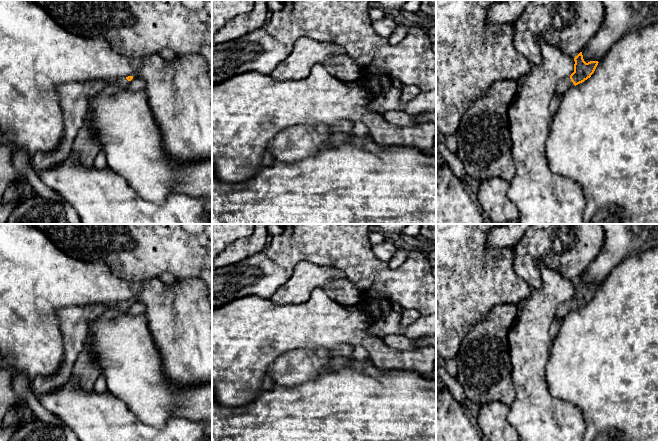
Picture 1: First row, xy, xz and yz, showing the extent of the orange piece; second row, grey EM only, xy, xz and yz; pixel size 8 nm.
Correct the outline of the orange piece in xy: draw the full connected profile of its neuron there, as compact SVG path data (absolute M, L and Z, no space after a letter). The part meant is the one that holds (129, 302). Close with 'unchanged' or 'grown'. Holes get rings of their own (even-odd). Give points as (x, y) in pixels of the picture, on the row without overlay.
M133 300L117 302L109 306L105 310L102 317L105 319L116 319L120 317L122 314L128 313L132 303Z; grown

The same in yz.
M582 276L574 282L574 285L574 296L569 301L561 303L556 309L556 317L561 321L564 320L569 312L590 302L599 287L598 285L590 285L586 287L583 283Z; grown

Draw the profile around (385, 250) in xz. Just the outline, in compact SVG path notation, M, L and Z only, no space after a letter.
M387 238L379 244L372 244L372 250L380 260L388 263L397 251L397 248L392 243L392 240Z

